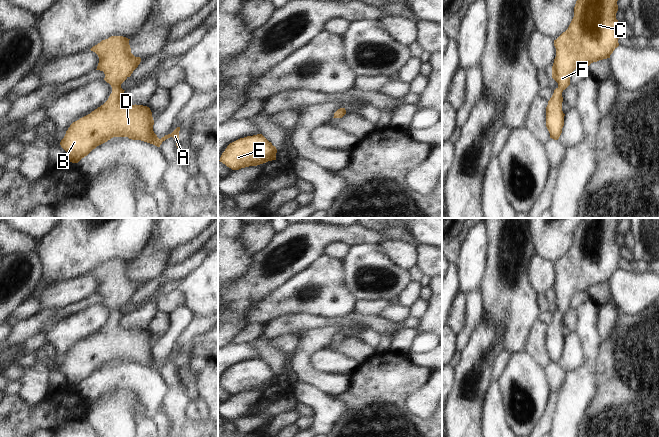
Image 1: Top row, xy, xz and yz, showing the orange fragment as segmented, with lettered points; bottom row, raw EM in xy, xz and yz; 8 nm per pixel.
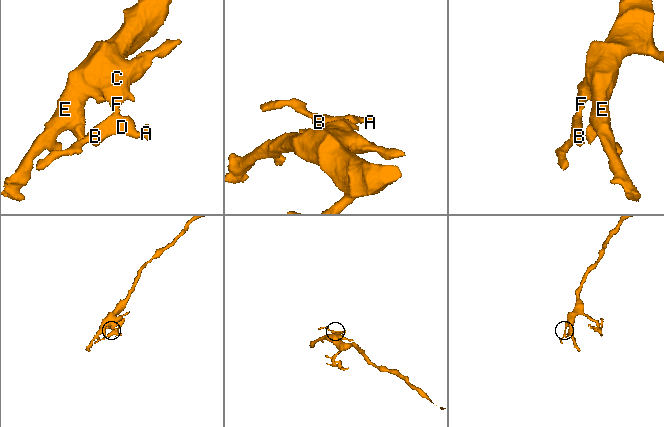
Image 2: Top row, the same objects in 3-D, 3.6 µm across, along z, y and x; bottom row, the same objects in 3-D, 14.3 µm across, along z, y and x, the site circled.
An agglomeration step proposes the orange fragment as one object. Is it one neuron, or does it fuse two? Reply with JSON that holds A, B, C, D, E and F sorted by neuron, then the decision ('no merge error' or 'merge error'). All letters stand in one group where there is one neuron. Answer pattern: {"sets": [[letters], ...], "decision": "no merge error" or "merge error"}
{"sets": [["A", "B", "C", "D", "E", "F"]], "decision": "no merge error"}

